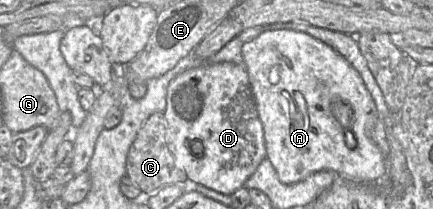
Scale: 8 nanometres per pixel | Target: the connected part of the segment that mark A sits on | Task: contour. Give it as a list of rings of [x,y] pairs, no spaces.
[[[287,29],[264,31],[255,39],[246,42],[242,46],[241,52],[243,56],[243,65],[248,73],[256,111],[263,127],[266,156],[275,168],[282,183],[292,185],[304,180],[309,175],[322,170],[330,170],[340,177],[363,183],[373,183],[374,181],[384,179],[387,176],[387,161],[371,138],[371,130],[378,118],[375,103],[359,73],[342,55],[332,47],[306,33]]]

